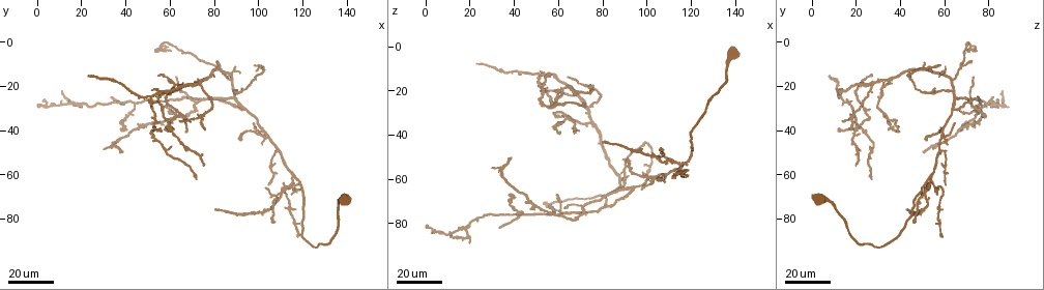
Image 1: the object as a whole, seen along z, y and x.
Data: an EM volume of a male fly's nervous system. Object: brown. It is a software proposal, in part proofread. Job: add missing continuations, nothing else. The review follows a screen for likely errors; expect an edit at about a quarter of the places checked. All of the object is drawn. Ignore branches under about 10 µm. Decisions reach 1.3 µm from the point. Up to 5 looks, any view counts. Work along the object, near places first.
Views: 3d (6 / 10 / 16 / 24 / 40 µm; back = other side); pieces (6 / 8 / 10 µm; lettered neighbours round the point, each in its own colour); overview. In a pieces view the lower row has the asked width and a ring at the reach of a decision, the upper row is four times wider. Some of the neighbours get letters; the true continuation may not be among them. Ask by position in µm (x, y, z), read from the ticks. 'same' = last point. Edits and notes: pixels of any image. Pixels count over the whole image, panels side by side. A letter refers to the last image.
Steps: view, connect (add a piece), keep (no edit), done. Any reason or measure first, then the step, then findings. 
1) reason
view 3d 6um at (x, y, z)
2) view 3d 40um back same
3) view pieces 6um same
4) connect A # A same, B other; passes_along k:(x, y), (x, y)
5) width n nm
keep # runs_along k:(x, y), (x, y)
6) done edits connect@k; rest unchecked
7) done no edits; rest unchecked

end of a long branch
view 3d 24um at (81, 75, 42)

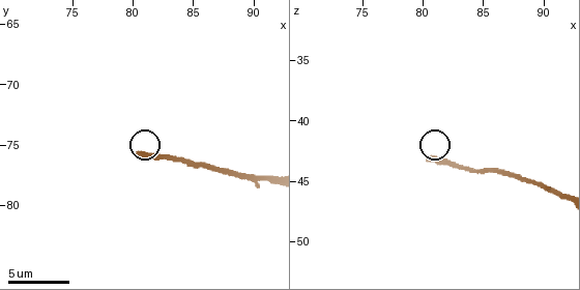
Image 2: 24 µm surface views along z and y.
view pieces 8um at (80.6, 75.6, 43.2)

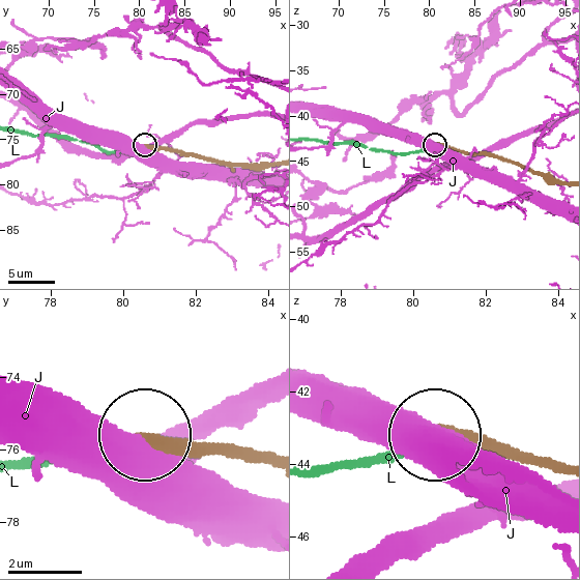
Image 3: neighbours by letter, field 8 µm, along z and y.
connect L # J other, L same; the cell continues

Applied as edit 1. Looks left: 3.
view overview

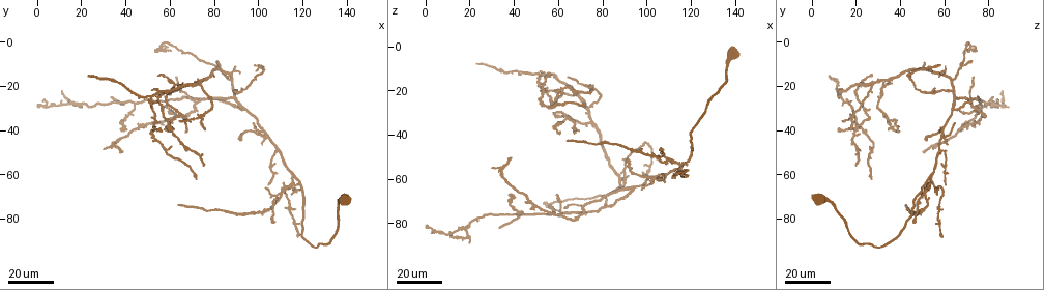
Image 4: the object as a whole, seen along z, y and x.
branch stops here
view 3d 24um at (64, 74, 42)

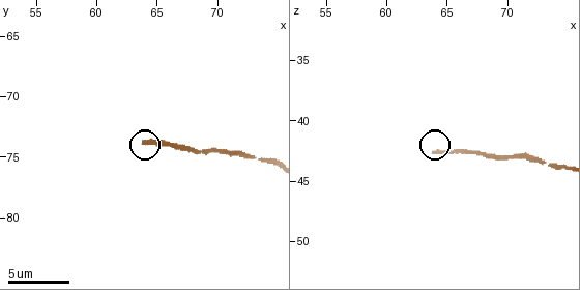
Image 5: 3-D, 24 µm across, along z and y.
view pieces 10um at (64.0, 74.0, 42.6)

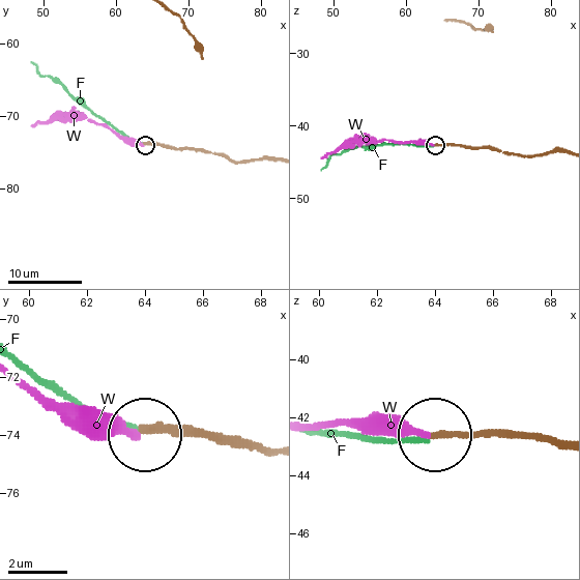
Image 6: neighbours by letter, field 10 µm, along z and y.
keep # F other, W other; runs_along 6:(544, 152), (520, 155), (490, 148), (435, 145); none of them fits

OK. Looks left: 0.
done edits connect@3; rest unchecked

